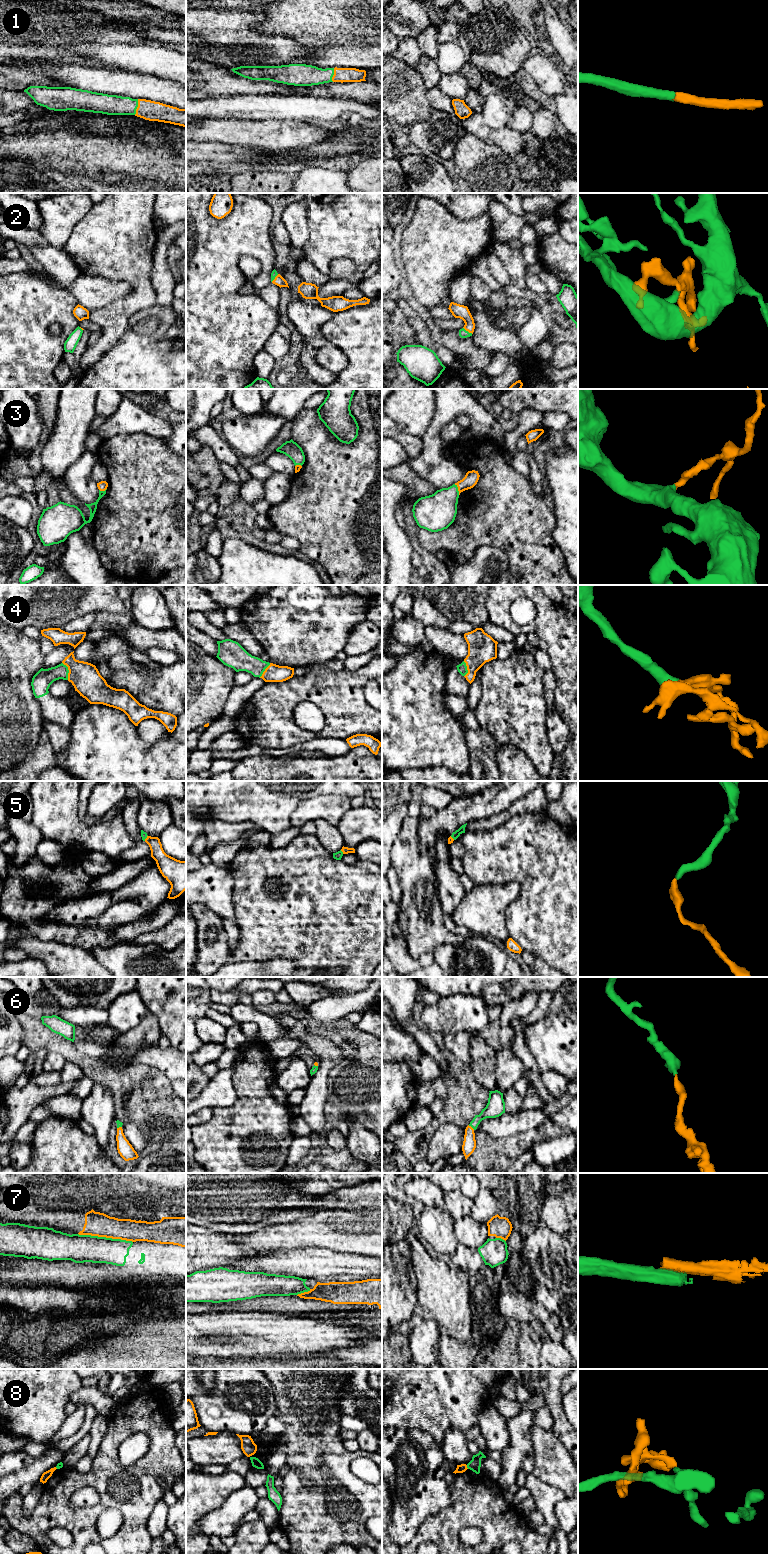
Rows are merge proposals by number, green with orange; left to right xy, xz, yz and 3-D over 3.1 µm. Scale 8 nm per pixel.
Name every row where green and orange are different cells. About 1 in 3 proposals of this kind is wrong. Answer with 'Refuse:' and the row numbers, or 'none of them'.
Refuse: 7, 8

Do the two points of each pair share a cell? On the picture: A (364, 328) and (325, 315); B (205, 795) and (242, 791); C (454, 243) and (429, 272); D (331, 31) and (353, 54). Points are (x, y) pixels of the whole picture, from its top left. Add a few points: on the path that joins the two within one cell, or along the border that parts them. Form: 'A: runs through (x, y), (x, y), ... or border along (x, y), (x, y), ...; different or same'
A: border along (334, 312), (318, 330); different
B: runs through (214, 791), (233, 791); same
C: runs through (447, 250), (432, 265); same
D: border along (368, 45), (346, 44), (324, 45), (321, 47); different

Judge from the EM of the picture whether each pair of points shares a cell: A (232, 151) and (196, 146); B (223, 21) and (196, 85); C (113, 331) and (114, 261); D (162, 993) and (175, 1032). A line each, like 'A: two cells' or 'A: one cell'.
A: one cell
B: two cells
C: one cell
D: one cell

